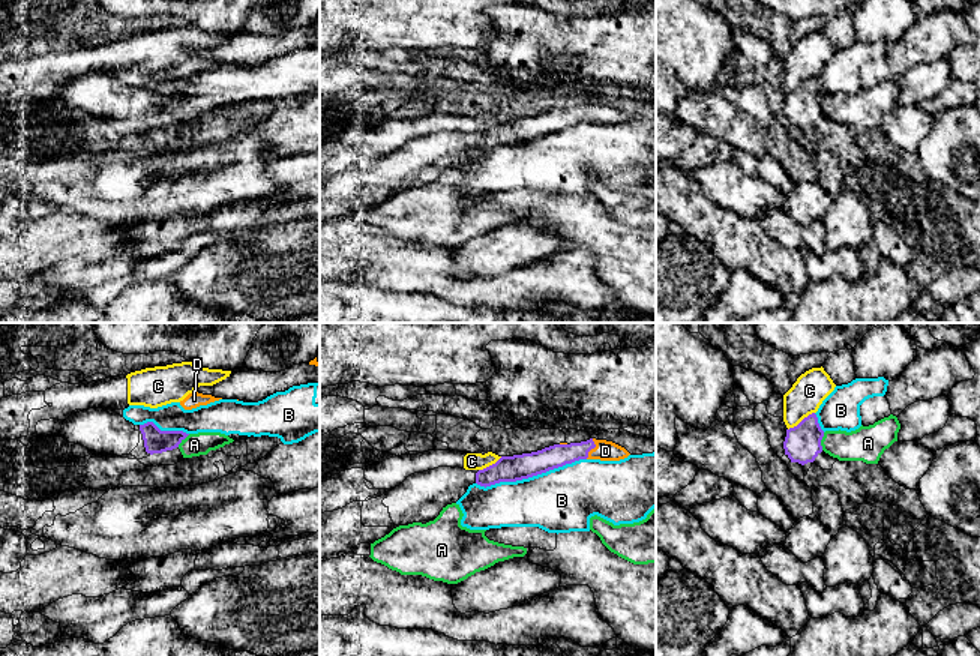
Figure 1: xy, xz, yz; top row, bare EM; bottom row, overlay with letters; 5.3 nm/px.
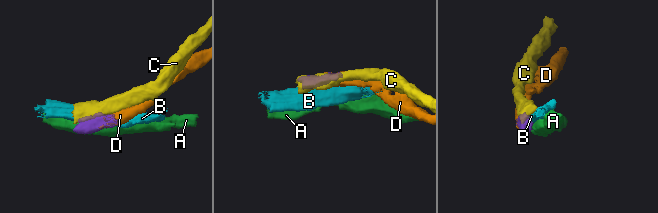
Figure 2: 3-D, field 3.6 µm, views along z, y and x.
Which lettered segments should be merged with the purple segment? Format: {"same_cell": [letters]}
{"same_cell": ["D"]}

